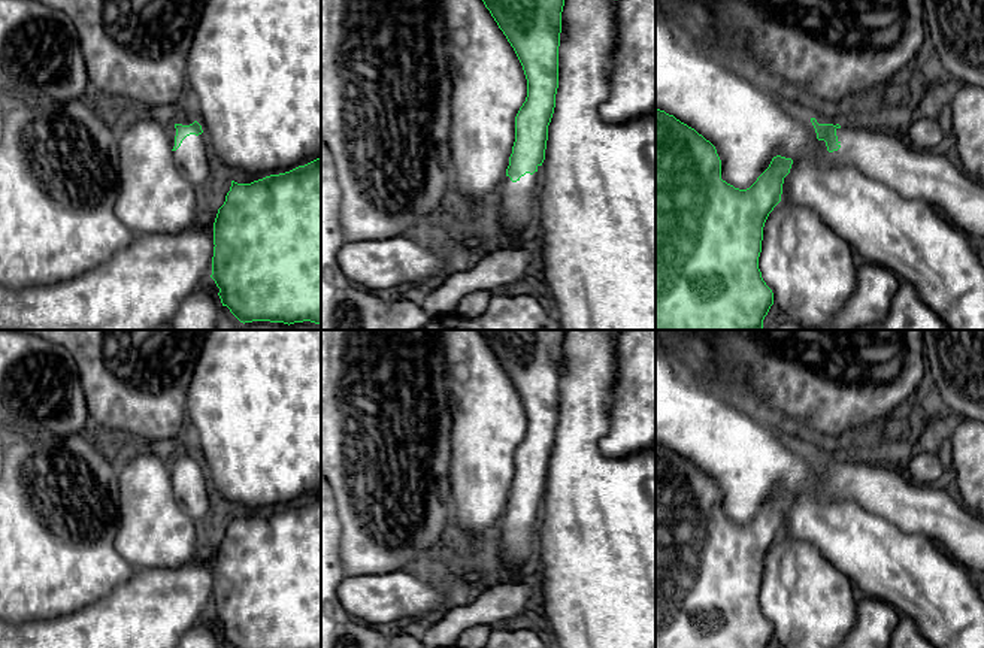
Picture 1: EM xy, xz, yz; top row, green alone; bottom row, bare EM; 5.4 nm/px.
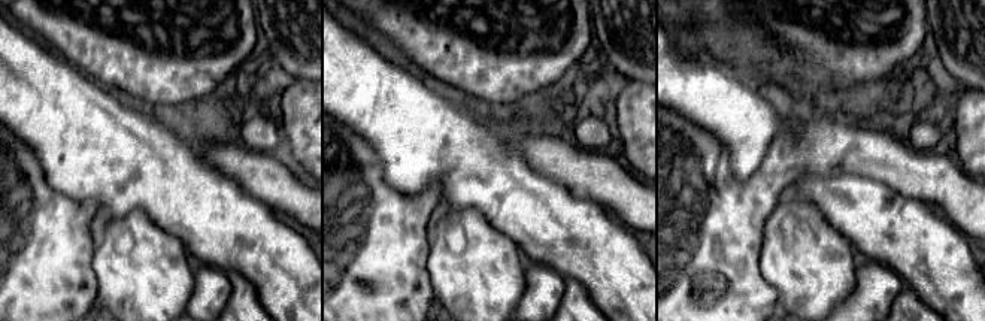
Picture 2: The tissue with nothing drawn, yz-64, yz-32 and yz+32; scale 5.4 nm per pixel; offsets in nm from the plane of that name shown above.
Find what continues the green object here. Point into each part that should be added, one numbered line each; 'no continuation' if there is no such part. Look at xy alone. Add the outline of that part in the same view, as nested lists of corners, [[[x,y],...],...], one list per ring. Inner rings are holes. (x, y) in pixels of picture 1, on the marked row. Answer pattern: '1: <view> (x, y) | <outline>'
1: xy (184, 120) | [[[182,115],[182,116],[178,116],[172,124],[169,124],[172,149],[173,149],[173,146],[175,146],[175,136],[176,136],[176,128],[175,128],[175,125],[176,125],[176,124],[190,125],[190,124],[193,124],[194,121],[196,121],[196,118],[188,116],[188,115]]]

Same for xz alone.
1: xz (518, 199) | [[[541,169],[530,175],[526,173],[517,182],[509,176],[503,178],[502,194],[502,224],[508,240],[512,234],[529,236],[536,222],[536,202],[541,182]]]

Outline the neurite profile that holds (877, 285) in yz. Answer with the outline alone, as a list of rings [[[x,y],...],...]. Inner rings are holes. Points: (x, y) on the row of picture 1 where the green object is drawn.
[[[865,263],[857,269],[856,290],[845,306],[829,324],[812,330],[857,330],[881,323],[899,288],[900,279],[888,267]]]

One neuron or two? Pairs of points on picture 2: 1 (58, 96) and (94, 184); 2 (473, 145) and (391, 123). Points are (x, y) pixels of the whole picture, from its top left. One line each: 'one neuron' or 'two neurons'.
1: one neuron
2: one neuron

